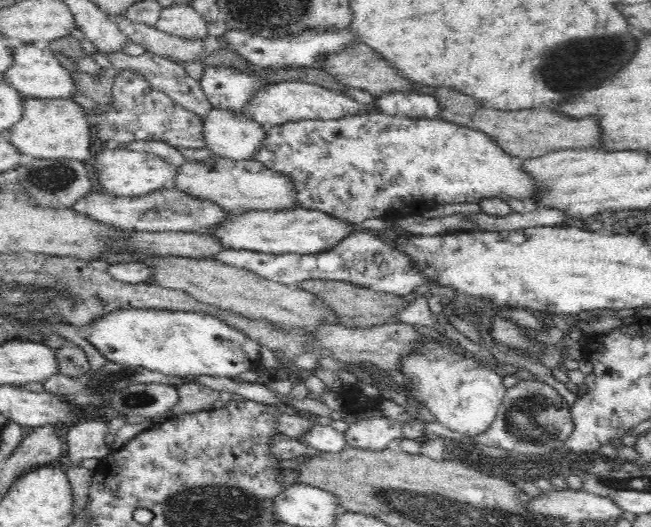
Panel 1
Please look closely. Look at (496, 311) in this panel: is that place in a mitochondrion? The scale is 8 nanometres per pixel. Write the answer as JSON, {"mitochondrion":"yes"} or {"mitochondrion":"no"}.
{"mitochondrion":"no"}

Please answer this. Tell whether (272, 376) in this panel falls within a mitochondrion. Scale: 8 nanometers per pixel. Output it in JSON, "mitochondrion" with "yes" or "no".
{"mitochondrion":"no"}

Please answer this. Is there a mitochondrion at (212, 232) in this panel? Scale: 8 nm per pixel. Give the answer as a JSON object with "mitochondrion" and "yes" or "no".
{"mitochondrion":"no"}

